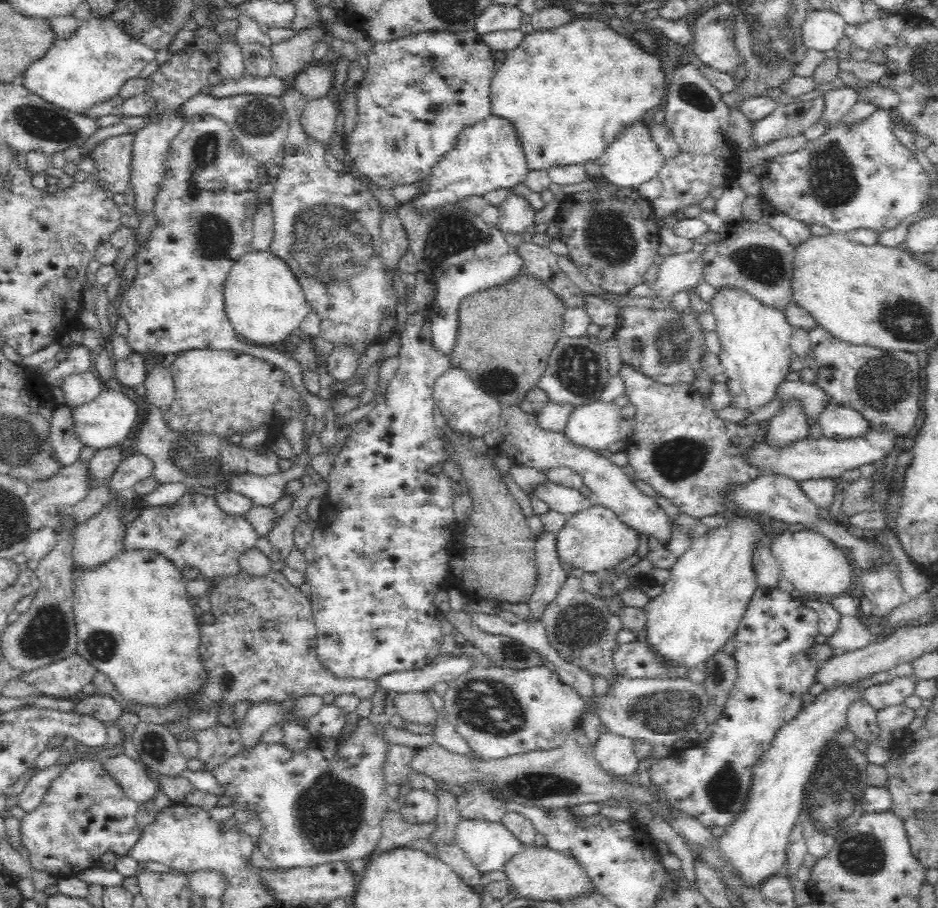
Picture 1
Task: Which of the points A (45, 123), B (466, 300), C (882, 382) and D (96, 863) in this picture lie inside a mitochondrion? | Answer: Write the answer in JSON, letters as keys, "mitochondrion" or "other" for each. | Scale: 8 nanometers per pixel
{"A":"mitochondrion","B":"other","C":"mitochondrion","D":"other"}

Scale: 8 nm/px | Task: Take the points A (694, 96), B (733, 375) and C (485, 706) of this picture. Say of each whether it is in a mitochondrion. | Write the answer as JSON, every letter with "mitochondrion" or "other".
{"A":"mitochondrion","B":"other","C":"mitochondrion"}

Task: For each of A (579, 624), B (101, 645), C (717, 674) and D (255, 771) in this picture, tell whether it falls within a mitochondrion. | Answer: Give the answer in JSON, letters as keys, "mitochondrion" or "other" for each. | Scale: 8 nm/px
{"A":"mitochondrion","B":"mitochondrion","C":"mitochondrion","D":"other"}

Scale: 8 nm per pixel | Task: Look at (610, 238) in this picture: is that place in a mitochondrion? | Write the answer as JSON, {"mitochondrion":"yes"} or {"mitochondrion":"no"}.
{"mitochondrion":"yes"}

